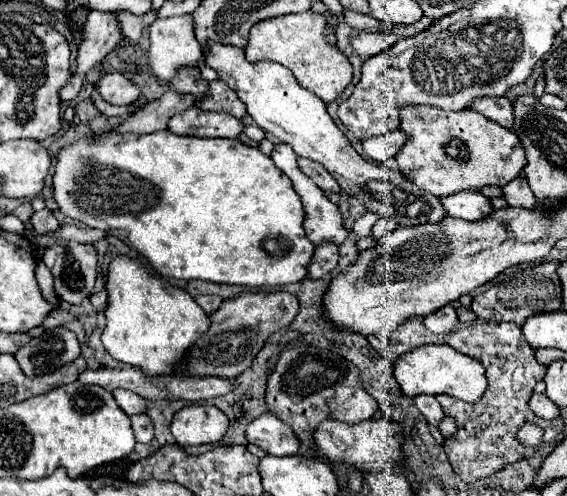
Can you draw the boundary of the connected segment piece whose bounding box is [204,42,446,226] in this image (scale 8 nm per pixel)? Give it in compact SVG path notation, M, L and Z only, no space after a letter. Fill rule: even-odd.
M210 42L210 52L204 54L204 62L212 66L220 74L220 80L238 94L246 104L248 114L264 132L282 138L282 142L290 144L298 156L320 162L336 178L340 188L348 196L358 198L370 212L390 218L396 216L400 226L438 224L444 220L446 212L440 198L416 188L416 184L412 184L402 172L364 160L330 118L326 104L314 92L302 88L288 68L276 62L252 64L246 60L244 48L222 46L216 42Z

